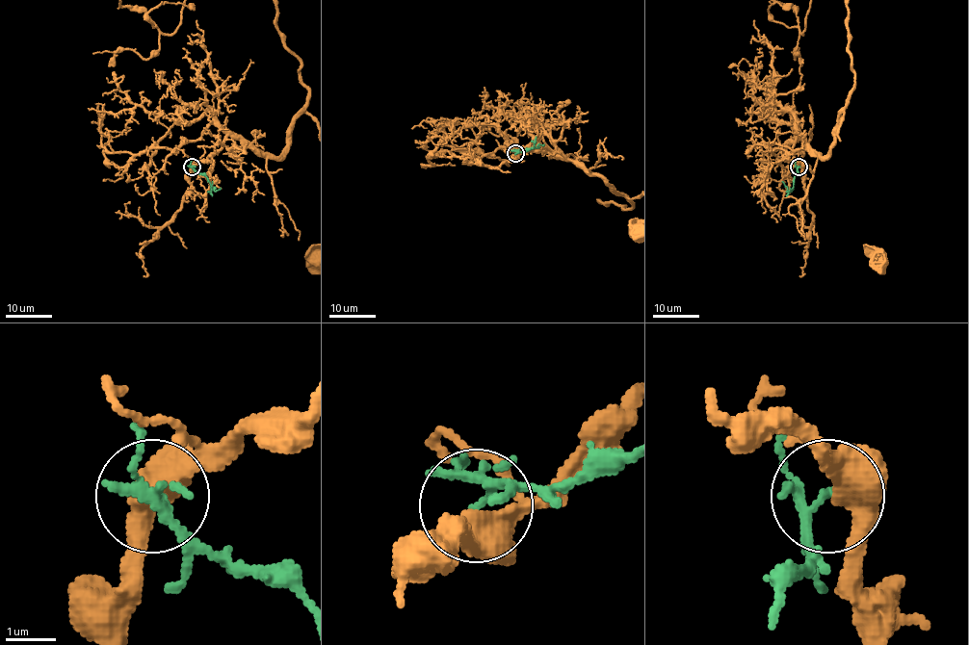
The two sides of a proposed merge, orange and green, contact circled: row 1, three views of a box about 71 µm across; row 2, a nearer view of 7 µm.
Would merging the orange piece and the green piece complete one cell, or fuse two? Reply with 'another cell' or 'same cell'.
another cell

